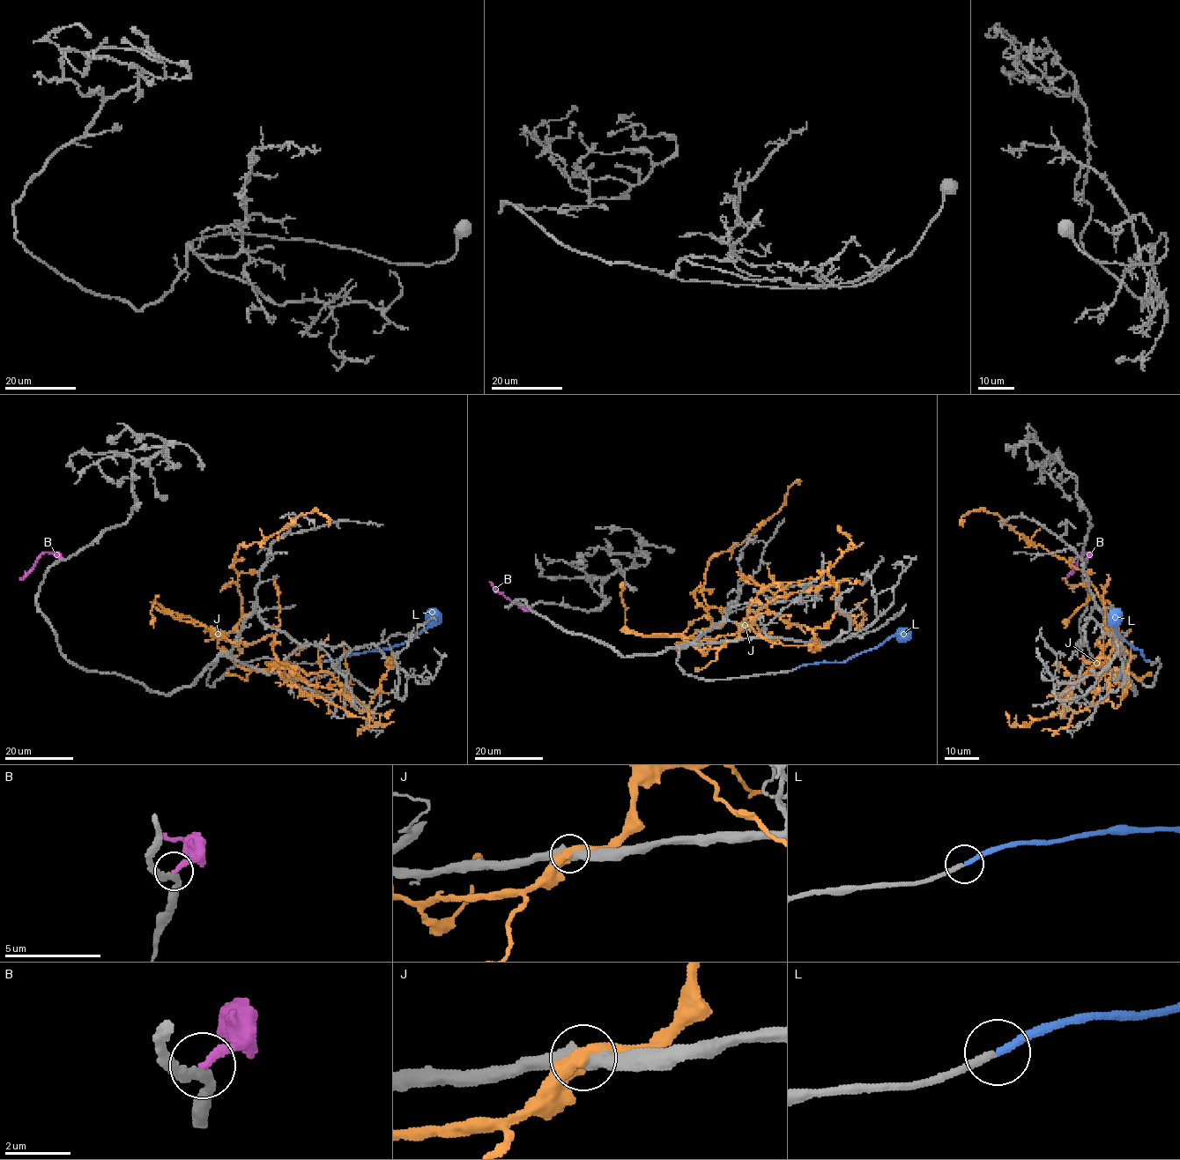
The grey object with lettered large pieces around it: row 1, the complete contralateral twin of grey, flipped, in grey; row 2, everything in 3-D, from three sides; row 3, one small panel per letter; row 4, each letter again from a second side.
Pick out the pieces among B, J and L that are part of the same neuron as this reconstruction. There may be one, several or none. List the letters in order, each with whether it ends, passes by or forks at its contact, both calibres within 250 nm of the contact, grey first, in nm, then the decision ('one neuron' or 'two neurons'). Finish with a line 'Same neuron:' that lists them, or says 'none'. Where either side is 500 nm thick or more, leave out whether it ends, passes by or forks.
B: it ends there; 340 nm thick on the grey side, 240 nm on the other; two neurons
J: it passes by; 480 nm thick on the grey side, 360 nm on the other; two neurons
L: it ends there; 280 nm thick on the grey side, 260 nm on the other; one neuron
Same neuron: L

